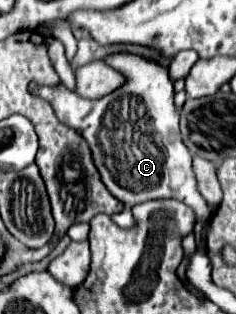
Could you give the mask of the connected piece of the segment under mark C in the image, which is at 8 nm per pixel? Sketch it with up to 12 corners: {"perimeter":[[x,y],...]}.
{"perimeter":[[129,52],[103,98],[30,84],[85,138],[125,206],[211,208],[181,142],[169,68]]}

